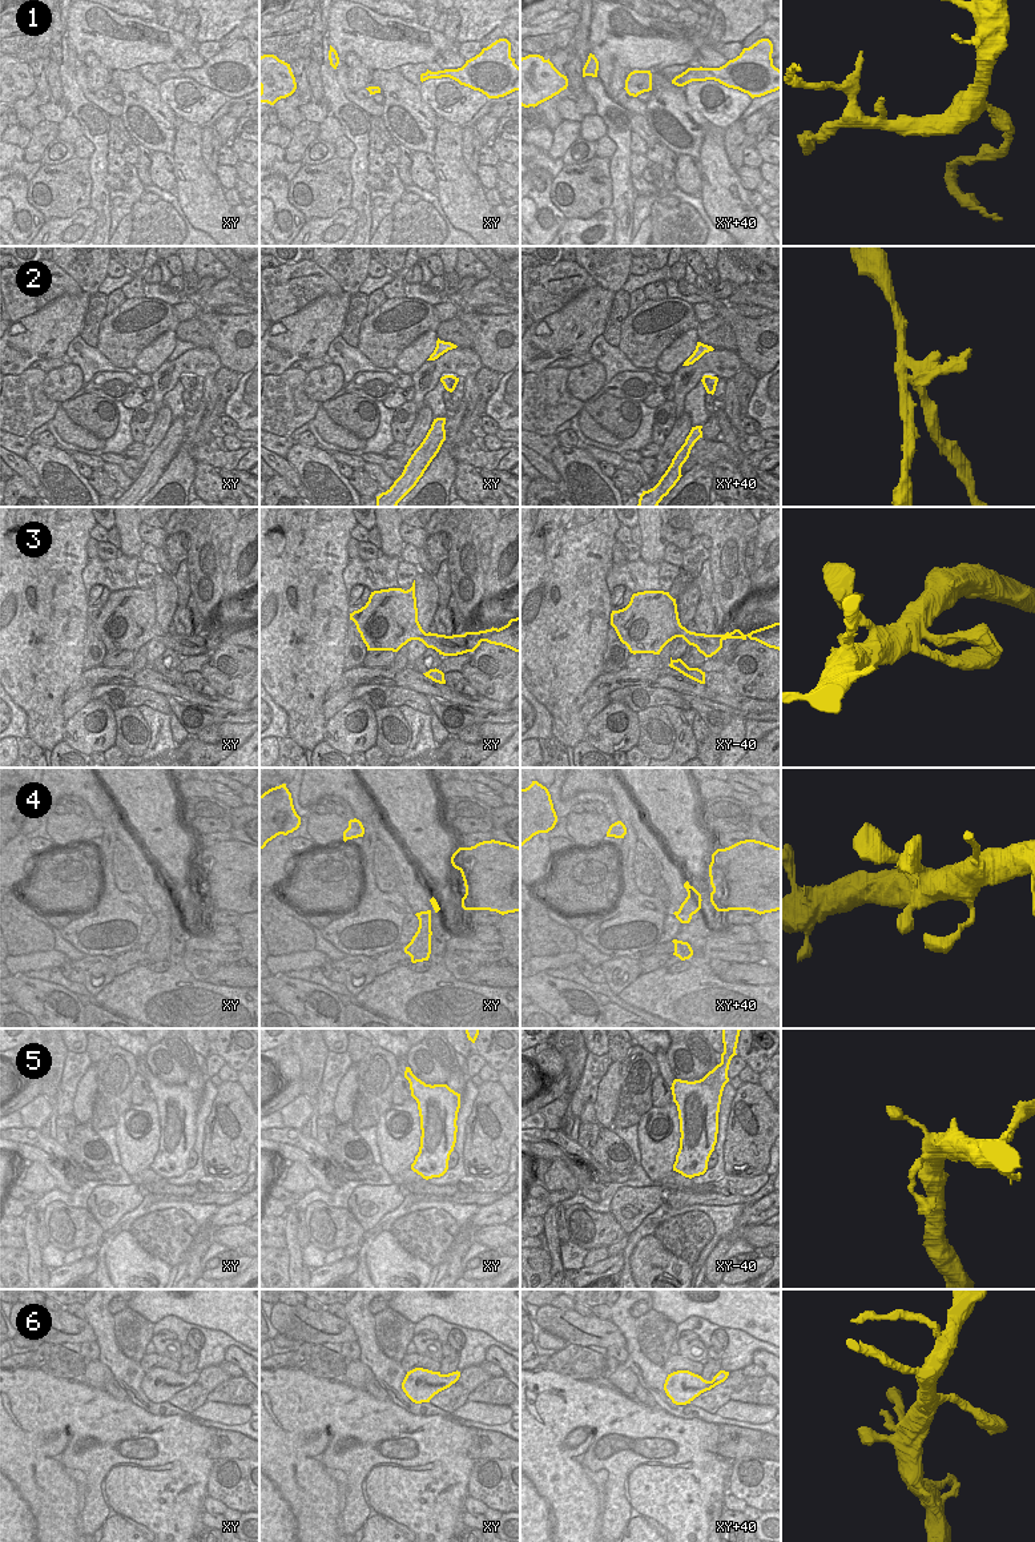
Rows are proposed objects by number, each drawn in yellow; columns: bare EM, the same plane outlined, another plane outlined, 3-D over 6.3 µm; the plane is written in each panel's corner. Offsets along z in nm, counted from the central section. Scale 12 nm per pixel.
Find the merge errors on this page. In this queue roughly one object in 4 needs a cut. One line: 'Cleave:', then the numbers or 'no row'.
Cleave: 2

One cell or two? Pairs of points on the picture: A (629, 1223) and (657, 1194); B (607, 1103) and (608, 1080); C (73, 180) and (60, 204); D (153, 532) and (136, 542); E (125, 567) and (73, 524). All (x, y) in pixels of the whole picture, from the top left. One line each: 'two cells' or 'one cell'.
A: one cell
B: one cell
C: one cell
D: two cells
E: two cells

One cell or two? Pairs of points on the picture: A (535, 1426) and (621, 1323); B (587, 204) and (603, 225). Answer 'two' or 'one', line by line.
A: two
B: two

